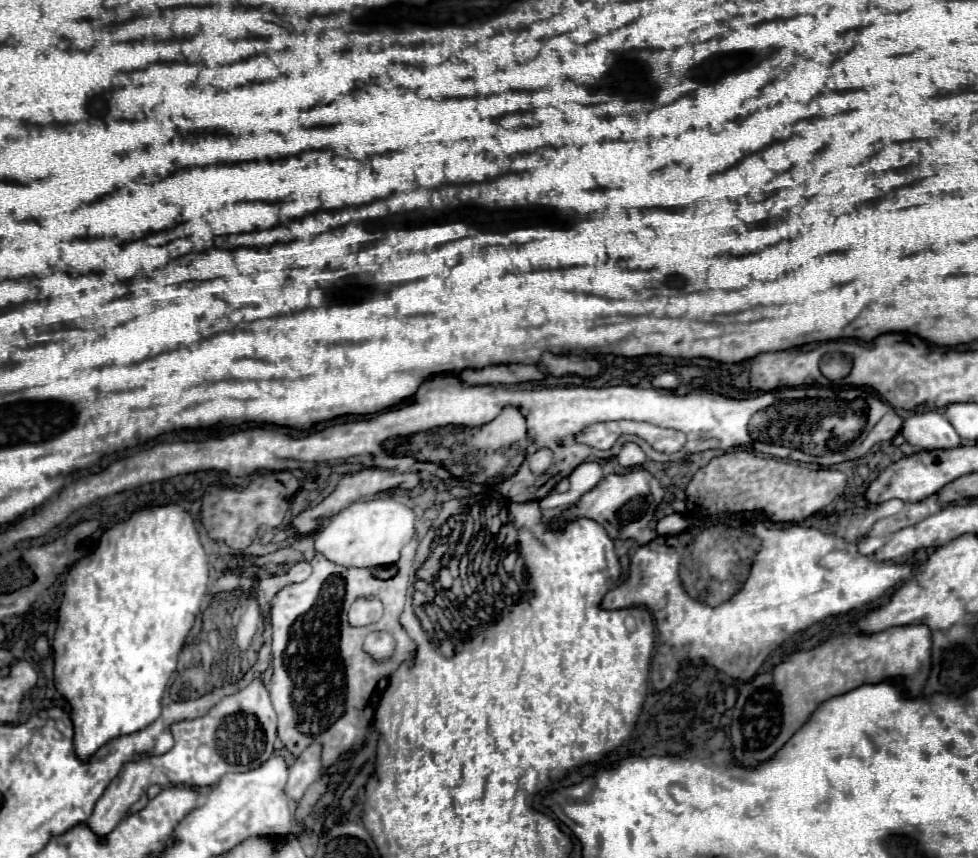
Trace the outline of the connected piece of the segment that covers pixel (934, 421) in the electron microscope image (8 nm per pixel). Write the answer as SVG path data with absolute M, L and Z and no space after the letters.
M928 410L922 414L912 414L904 420L900 434L908 444L920 446L924 450L934 448L956 448L960 446L960 436L954 426L946 420L944 414L936 410Z

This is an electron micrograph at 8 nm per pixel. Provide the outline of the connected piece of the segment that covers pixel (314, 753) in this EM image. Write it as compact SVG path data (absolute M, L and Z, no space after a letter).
M312 744L308 746L290 766L290 774L288 774L288 782L286 782L286 796L290 796L292 800L300 800L306 792L306 788L320 778L322 772L322 760L320 760L320 744Z

